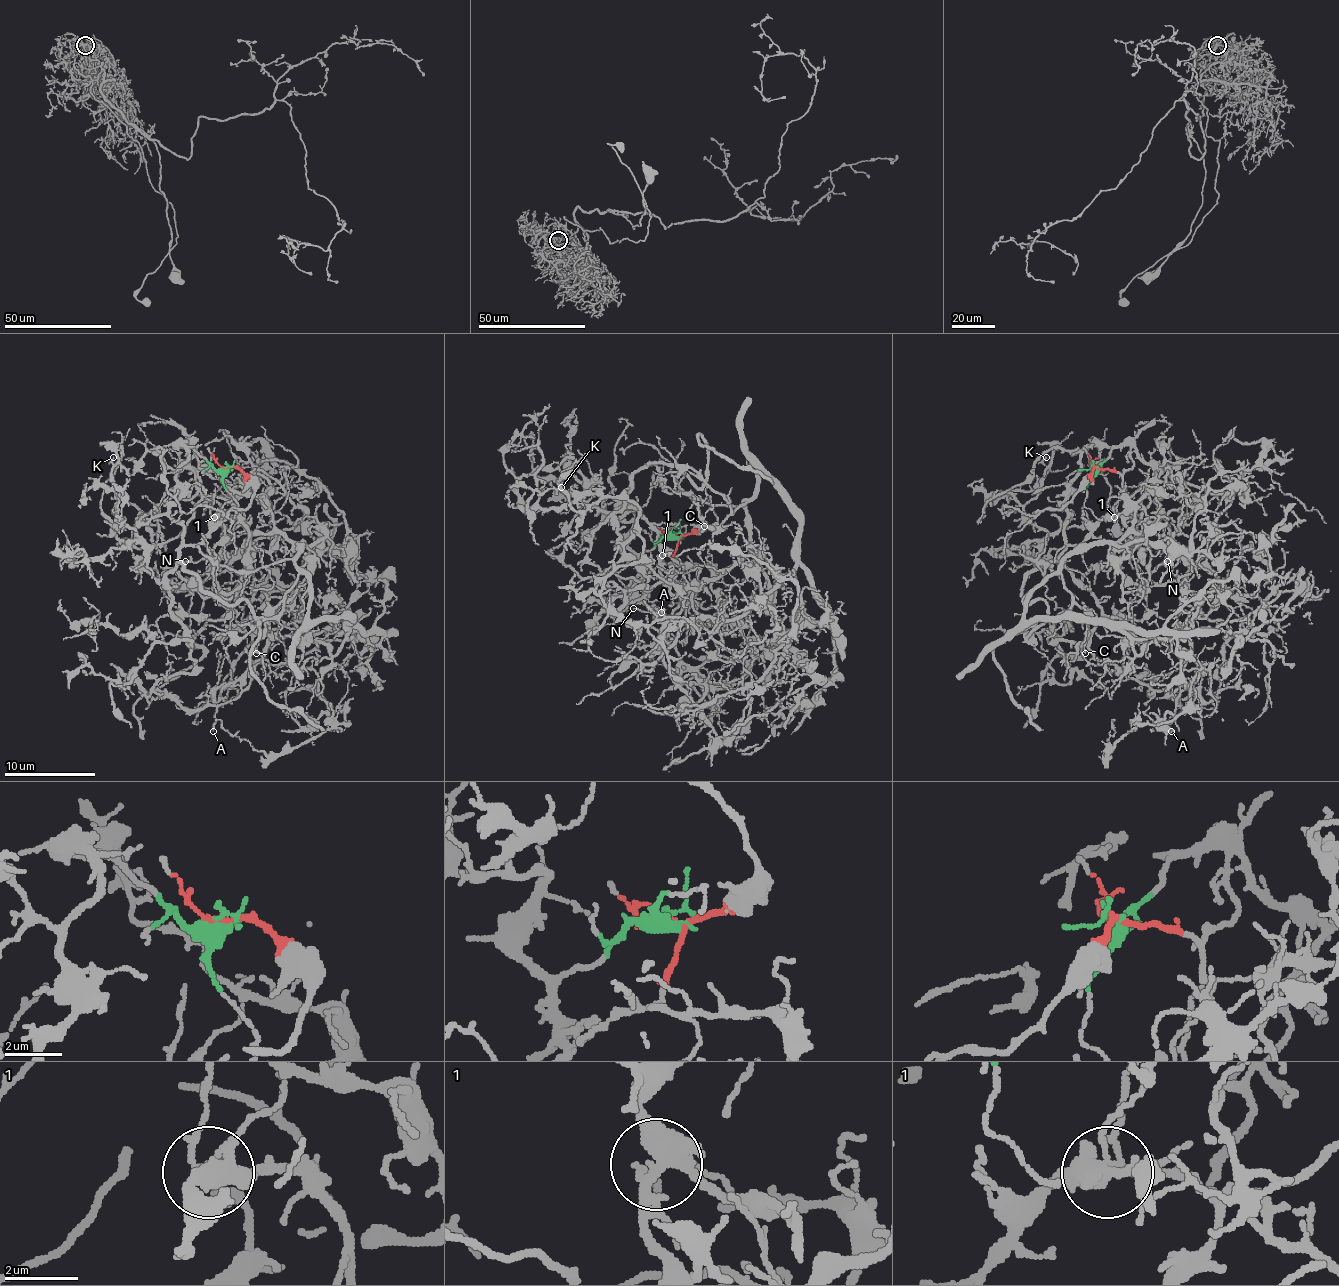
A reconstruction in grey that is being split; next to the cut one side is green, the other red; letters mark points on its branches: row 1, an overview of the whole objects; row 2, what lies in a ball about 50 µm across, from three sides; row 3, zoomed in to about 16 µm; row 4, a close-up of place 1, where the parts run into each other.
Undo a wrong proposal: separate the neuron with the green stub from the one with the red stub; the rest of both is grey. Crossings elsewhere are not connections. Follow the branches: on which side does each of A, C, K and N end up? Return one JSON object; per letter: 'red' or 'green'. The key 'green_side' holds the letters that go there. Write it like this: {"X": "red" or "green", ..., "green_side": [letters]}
{"A": "green", "C": "red", "K": "green", "N": "green", "green_side": ["A", "K", "N"]}

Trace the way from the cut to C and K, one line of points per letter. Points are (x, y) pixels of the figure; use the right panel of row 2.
C: (1095, 469), (1122, 478), (1133, 523), (1117, 539), (1079, 544), (1060, 562), (1063, 583), (1086, 612), (1086, 654)
K: (1095, 469), (1113, 448), (1083, 450), (1065, 501), (1070, 514), (1047, 533), (1024, 512), (1040, 489), (1047, 457)

